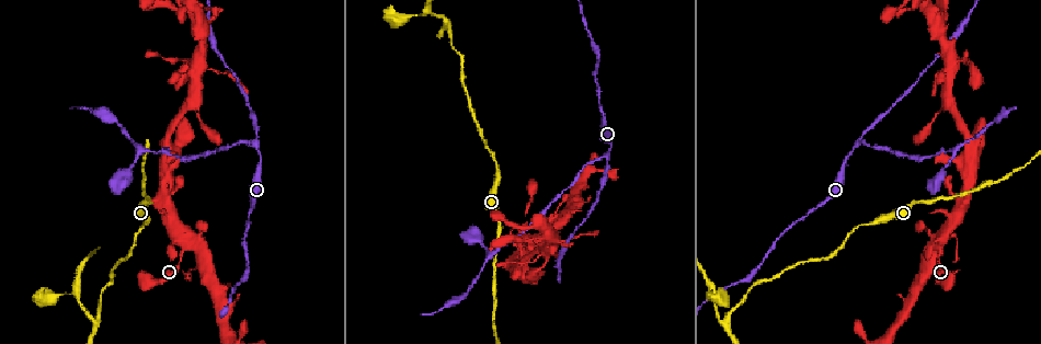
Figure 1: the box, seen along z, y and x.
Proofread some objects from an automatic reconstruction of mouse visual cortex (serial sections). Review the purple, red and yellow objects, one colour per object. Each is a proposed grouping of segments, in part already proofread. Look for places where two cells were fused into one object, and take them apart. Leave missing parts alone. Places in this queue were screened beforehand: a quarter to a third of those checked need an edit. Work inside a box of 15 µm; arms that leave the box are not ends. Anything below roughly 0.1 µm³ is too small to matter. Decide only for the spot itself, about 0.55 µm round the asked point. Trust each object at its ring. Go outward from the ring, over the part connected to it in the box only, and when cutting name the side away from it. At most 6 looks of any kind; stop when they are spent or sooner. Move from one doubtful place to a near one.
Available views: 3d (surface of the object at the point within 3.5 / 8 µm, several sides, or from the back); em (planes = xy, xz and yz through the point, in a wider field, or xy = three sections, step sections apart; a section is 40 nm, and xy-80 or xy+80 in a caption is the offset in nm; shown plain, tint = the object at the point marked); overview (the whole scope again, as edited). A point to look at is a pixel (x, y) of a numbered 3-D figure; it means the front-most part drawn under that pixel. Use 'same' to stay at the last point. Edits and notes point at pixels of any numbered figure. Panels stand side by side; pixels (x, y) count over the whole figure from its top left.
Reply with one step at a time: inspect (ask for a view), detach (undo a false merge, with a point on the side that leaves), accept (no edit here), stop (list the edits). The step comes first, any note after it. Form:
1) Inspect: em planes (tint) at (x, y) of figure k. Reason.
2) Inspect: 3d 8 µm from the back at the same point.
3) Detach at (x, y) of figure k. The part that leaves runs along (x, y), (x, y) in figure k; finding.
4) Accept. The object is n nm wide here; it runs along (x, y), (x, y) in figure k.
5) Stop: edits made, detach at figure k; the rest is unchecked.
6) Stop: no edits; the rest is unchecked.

Inspect: 3d 8 µm at (258, 148) of figure 1. Three-way junction.

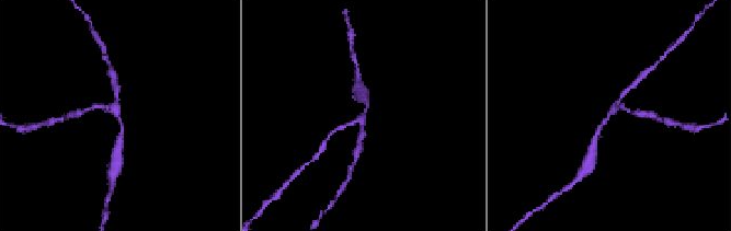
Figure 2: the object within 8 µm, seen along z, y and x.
Inspect: em planes (tint) at (610, 111) of figure 2. 3 arms meet here; the arms are 150, 150, 200 nm wide; shape alone is not enough.

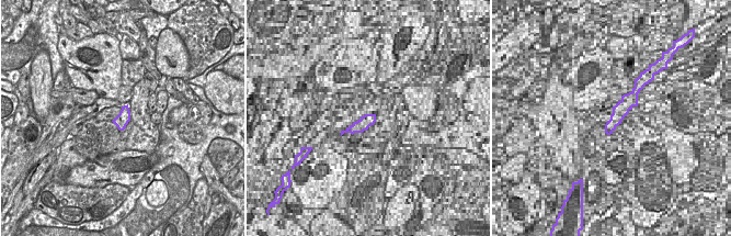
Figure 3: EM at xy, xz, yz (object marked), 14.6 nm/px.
Accept. It runs along (121, 138), (122, 124), (116, 112), (89, 107) in figure 2; continuous, no second cell.

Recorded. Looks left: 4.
Inspect: 3d 8 µm from the back at (495, 252) of figure 1. Three-way junction.

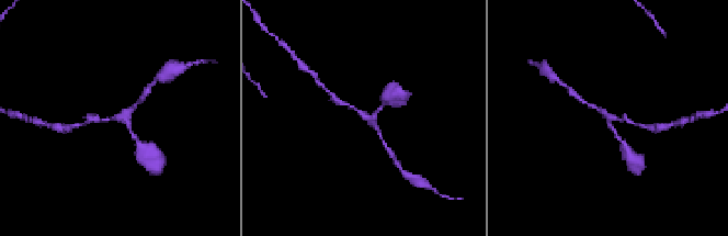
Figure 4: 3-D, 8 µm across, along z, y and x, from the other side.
Inspect: em planes (tint) at (609, 119) of figure 4.

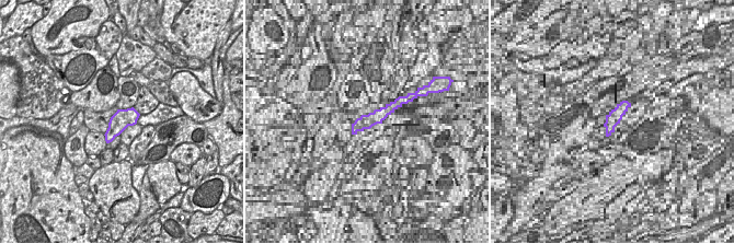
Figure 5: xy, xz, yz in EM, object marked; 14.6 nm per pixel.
Accept. The arms are 150, 150, 150 nm wide; it runs along (92, 120), (121, 118), (137, 139) in figure 4; all the same cell.

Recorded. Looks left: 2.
Inspect: 3d 8 µm from the back at (80, 293) of figure 1. Calibre changes.

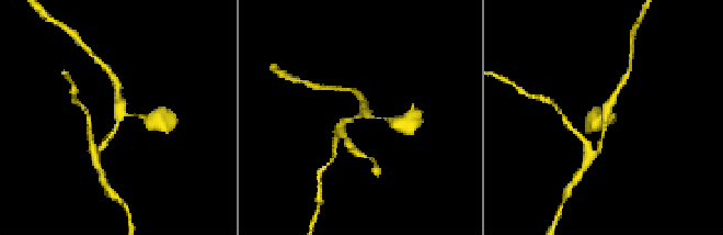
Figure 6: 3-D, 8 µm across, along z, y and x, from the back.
Inspect: em planes (tint) at (119, 113) of figure 6. 3 arms meet here; the arms are 150, 150, 200 nm wide; need the tissue.

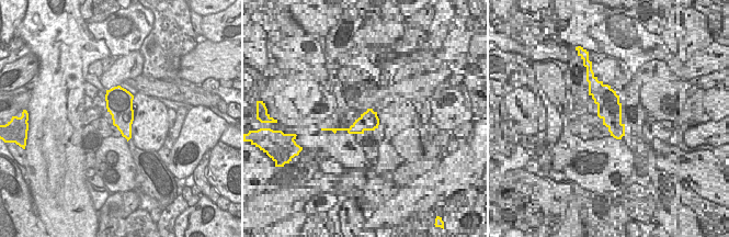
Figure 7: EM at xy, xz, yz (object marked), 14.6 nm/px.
Accept. The object is 380 nm wide here; it runs along (348, 120), (363, 114), (394, 123) in figure 6; one cell here.

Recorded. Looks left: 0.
Stop: no edits; the rest is unchecked.

